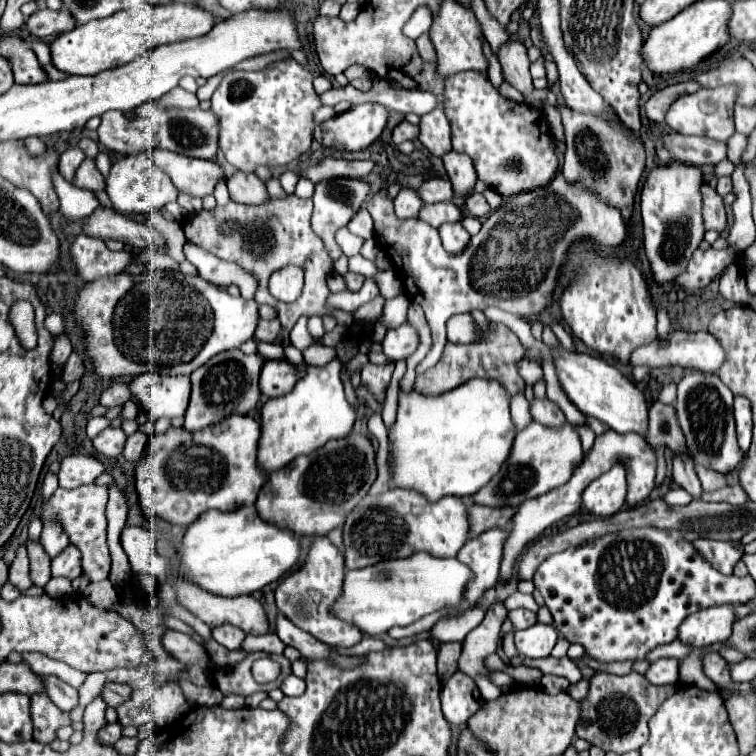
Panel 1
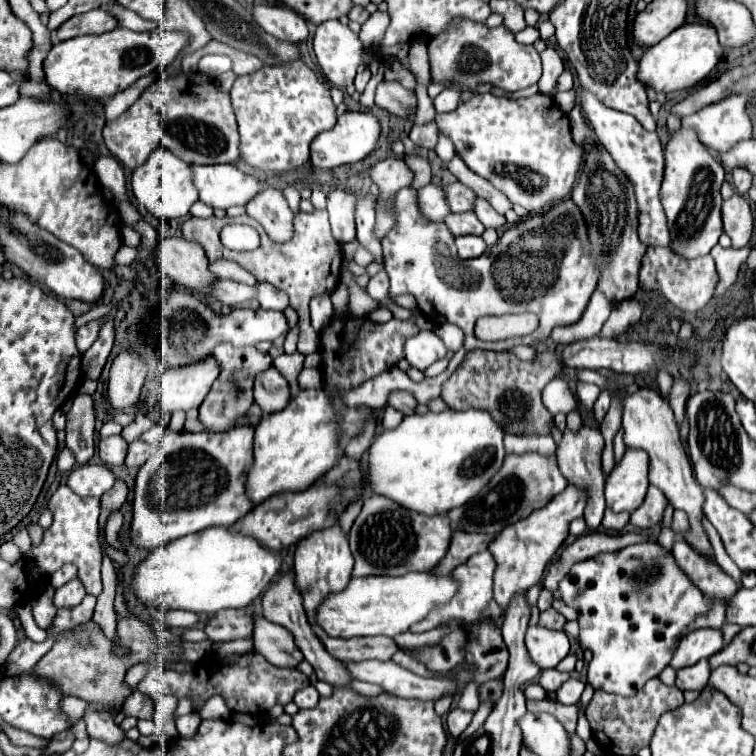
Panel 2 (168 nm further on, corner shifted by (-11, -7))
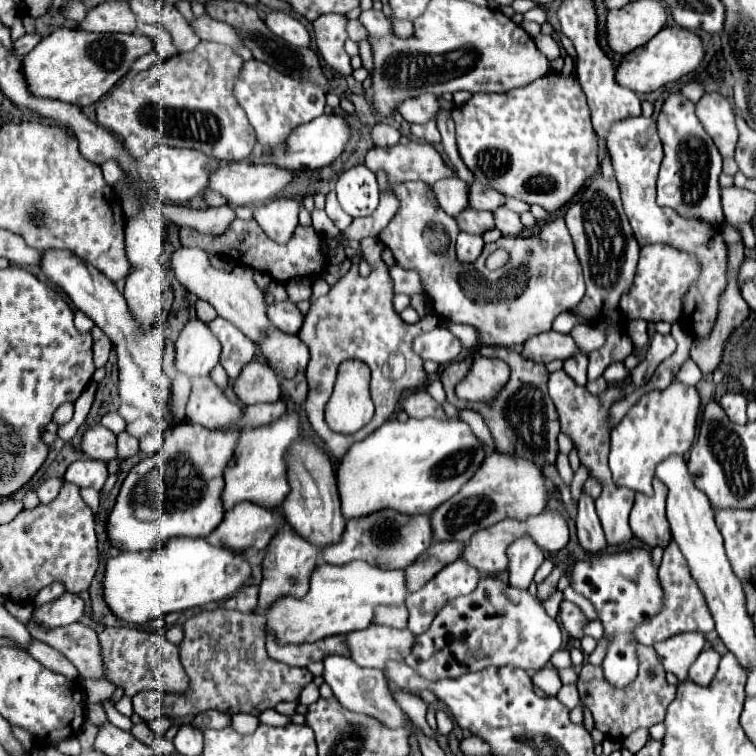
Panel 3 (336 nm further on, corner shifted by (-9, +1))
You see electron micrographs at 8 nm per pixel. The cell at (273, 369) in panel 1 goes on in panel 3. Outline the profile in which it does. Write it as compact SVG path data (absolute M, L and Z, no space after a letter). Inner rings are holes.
M253 360L243 368L239 380L235 382L235 394L247 406L275 402L281 396L281 386L269 364Z

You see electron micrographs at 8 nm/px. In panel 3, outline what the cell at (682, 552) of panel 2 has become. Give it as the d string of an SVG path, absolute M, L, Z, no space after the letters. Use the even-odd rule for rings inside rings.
M671 540L665 548L665 554L663 554L663 560L659 566L659 580L661 580L661 586L665 588L665 608L657 614L657 618L649 620L649 624L643 624L643 628L637 630L637 640L643 646L653 646L653 644L663 642L681 632L705 632L707 634L707 632L715 630L715 622L713 622L713 616L709 614L707 600L705 600L699 584L689 574L687 560L681 554L675 540Z

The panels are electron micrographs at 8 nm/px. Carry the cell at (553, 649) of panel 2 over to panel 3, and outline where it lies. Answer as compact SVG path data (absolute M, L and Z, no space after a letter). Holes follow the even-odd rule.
M483 576L475 592L451 600L439 610L429 630L415 638L405 662L427 680L457 678L489 666L541 670L561 648L561 642L561 626L547 616L537 598L529 592L513 592L499 578Z

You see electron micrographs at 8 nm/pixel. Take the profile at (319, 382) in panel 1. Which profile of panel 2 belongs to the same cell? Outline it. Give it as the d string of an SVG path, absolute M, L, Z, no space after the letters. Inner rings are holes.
M301 390L297 398L289 402L287 408L281 412L263 416L263 420L255 426L253 436L253 468L247 472L245 492L247 498L253 504L259 504L267 500L269 496L283 494L283 492L303 492L303 488L309 488L327 472L327 468L333 468L339 458L339 428L337 428L337 414L327 400L327 394L323 390Z

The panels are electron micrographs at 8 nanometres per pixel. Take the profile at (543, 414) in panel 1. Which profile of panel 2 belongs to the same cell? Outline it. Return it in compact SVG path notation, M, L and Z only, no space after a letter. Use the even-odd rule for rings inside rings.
M583 426L579 432L565 430L561 444L557 448L557 464L563 476L567 476L569 484L579 484L583 492L587 492L587 508L585 508L585 522L587 528L597 530L601 526L603 510L605 510L605 496L603 496L603 486L605 486L605 476L601 472L601 452L603 452L603 436L597 428Z

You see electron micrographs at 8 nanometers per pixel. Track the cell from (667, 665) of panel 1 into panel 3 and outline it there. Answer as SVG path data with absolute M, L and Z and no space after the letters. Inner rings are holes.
M713 648L703 650L703 652L697 656L697 660L691 664L691 668L689 668L689 678L691 678L695 684L699 684L699 686L707 686L707 684L713 680L715 672L717 672L719 660L721 660L721 656L719 656Z

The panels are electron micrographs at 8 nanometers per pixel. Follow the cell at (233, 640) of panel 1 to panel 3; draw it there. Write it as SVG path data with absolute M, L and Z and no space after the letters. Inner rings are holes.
M245 586L239 594L231 596L221 604L221 608L227 610L239 610L239 612L255 612L257 610L257 586Z

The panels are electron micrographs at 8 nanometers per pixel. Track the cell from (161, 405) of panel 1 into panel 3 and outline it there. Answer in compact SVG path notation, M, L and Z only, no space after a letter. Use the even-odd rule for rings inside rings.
M201 320L187 322L175 342L175 368L187 378L209 376L221 354L219 340Z

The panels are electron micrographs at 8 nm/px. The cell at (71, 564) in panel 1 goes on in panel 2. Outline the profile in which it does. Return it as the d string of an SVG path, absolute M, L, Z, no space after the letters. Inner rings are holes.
M75 578L55 592L53 604L55 604L55 608L75 608L83 598L85 598L85 588L83 588L81 580Z

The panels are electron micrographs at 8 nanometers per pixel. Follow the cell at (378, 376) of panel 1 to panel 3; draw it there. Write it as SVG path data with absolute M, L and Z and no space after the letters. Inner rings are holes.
M413 390L401 400L401 408L413 418L427 418L427 416L445 416L443 408L423 390Z

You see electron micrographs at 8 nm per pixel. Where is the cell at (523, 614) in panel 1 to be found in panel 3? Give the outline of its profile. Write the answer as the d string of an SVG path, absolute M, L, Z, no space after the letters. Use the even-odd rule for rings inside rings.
M563 600L561 606L559 606L559 620L561 620L563 628L569 632L569 636L573 636L577 640L581 638L581 634L583 634L581 628L583 628L583 624L587 620L585 620L585 616L581 614L581 610L575 604Z

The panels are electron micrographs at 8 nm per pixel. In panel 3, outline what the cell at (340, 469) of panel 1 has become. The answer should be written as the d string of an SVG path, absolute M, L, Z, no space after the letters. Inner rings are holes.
M241 502L225 512L223 522L211 536L207 536L207 540L225 544L235 552L243 552L247 548L263 550L283 526L285 518L281 512L255 502Z

